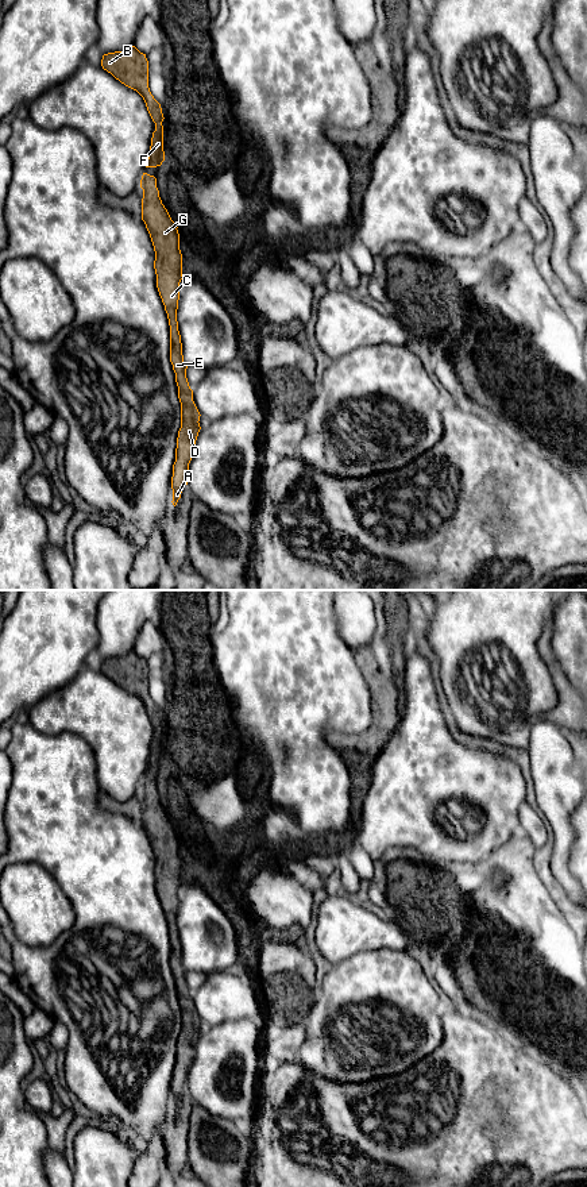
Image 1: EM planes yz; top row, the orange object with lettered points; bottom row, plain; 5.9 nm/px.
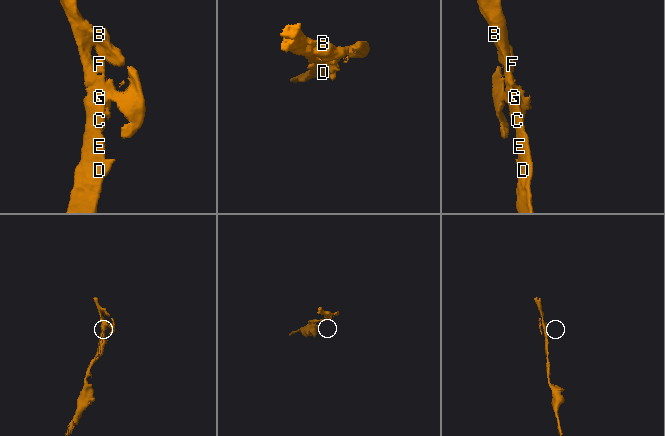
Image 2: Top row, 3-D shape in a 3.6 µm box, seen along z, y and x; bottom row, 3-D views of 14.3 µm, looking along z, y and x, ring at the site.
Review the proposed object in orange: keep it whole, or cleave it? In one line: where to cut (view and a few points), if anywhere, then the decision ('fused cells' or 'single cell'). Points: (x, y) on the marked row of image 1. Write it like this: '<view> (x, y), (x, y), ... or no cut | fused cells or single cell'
no cut | single cell

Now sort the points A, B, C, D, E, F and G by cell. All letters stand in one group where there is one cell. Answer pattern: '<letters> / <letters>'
A B C D E F G

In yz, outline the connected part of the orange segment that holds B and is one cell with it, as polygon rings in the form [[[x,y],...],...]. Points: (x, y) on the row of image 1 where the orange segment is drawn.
[[[135,46],[123,51],[103,55],[101,66],[125,86],[136,90],[144,100],[147,111],[155,123],[146,167],[161,166],[165,161],[163,151],[163,113],[161,104],[154,99],[148,88],[148,61],[146,54]]]

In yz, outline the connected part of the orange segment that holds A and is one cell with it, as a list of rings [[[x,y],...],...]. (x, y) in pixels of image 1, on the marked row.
[[[143,173],[140,188],[143,189],[142,220],[146,224],[155,251],[154,269],[157,274],[157,288],[169,319],[170,362],[175,373],[178,398],[181,402],[181,428],[177,438],[175,462],[173,465],[171,477],[171,502],[175,506],[181,498],[182,487],[188,485],[186,474],[201,429],[198,423],[201,415],[193,401],[193,390],[186,378],[188,366],[184,362],[177,321],[179,282],[184,278],[178,227],[162,204],[157,188],[157,178]]]

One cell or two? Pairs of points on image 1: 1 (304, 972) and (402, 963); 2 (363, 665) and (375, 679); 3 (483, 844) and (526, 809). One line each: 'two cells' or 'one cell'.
1: two cells
2: one cell
3: two cells

